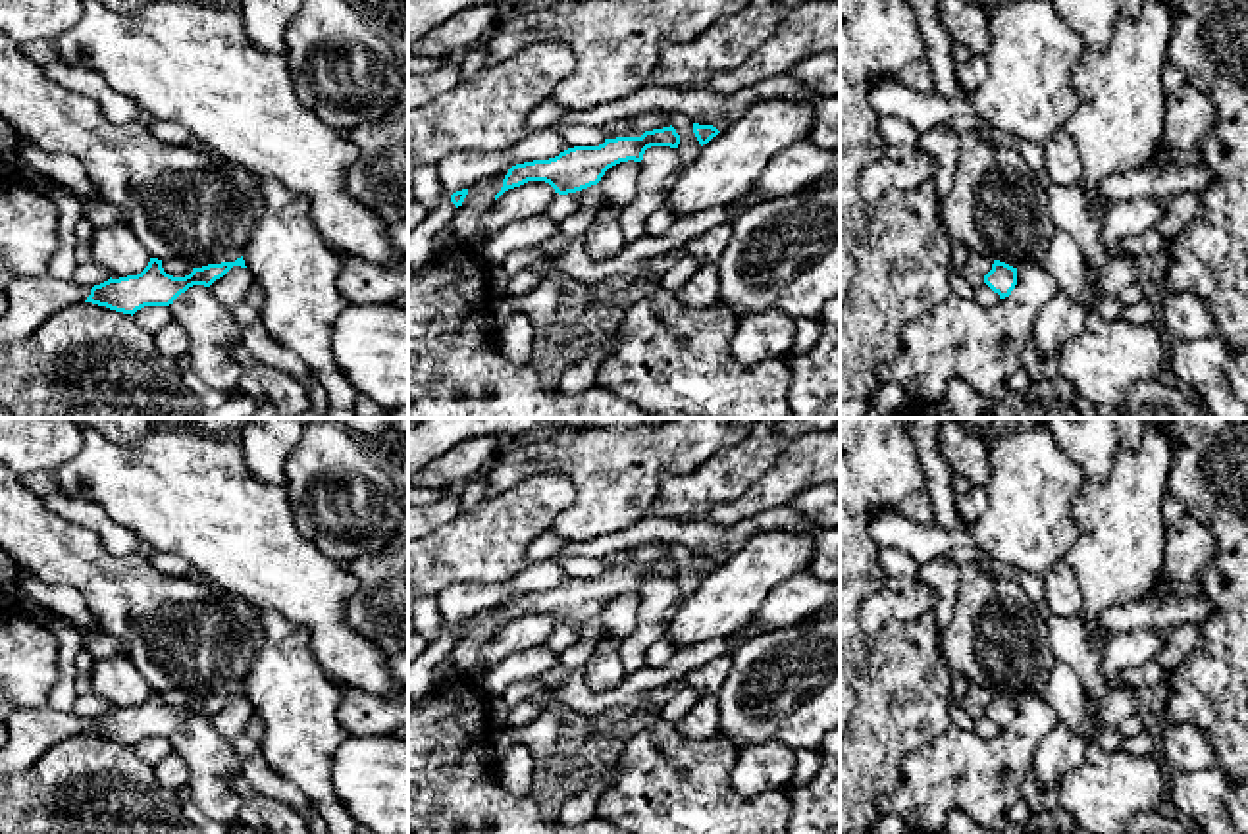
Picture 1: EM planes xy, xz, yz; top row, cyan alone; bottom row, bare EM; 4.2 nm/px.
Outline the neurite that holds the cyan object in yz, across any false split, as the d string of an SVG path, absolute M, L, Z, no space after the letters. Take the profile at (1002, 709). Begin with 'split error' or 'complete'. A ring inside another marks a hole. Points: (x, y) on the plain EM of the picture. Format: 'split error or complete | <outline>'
complete | M994 691L992 701L984 707L984 715L998 724L1000 730L1005 730L1017 717L1017 699Z

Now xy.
complete | M241 688L235 693L208 695L202 699L193 699L193 703L185 709L173 709L164 703L162 691L150 690L148 697L137 707L119 711L110 709L108 713L94 717L85 734L133 747L144 738L173 736L173 732L193 717L210 718L233 697L247 699Z

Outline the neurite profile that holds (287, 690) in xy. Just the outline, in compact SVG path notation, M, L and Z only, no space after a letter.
M258 611L258 624L264 639L243 691L264 722L262 755L308 797L327 834L358 834L331 776L333 755L351 738L337 720L343 690L318 663L306 628L272 611Z

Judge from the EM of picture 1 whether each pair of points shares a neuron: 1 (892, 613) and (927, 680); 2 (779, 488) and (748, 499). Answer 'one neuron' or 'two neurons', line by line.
1: two neurons
2: one neuron

